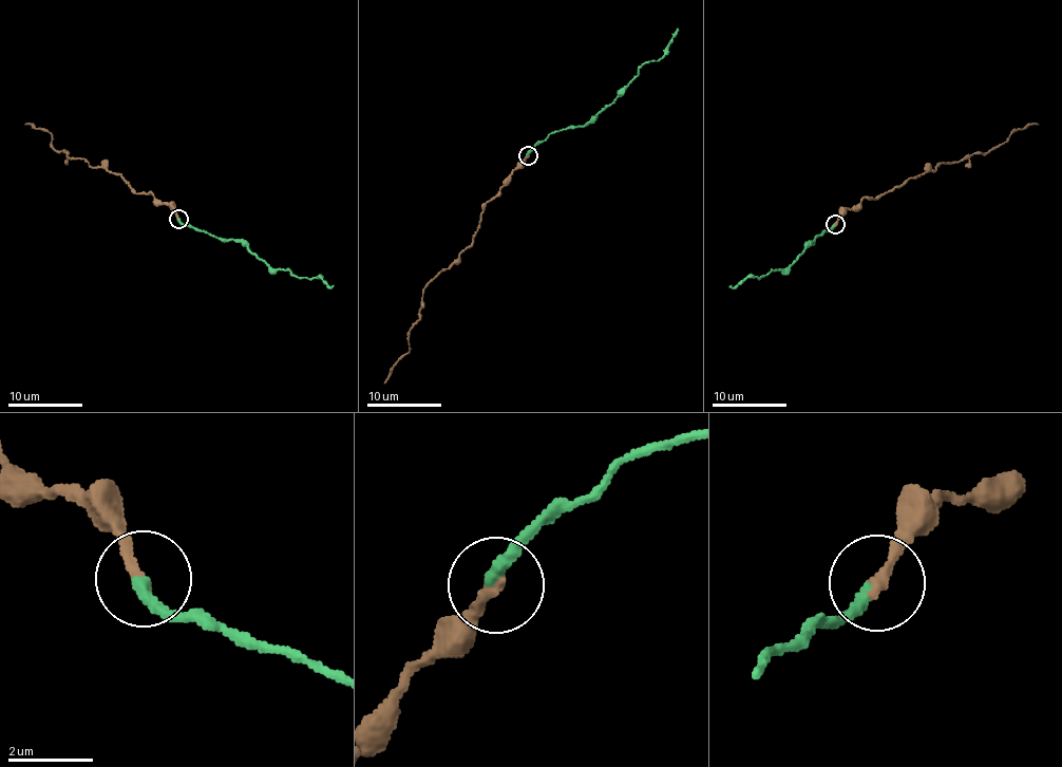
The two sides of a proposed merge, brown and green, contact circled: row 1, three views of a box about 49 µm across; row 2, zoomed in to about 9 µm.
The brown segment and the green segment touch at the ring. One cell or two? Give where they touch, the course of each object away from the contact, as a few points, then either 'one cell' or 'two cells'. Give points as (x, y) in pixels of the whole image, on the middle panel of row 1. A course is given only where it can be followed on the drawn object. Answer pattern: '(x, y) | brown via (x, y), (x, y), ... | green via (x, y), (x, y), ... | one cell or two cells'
(528, 155) | brown via (527, 156), (485, 204), (472, 243), (423, 290), (420, 319), (409, 336), (409, 351), (393, 367), (383, 384) | green via (527, 156), (553, 132), (586, 126), (646, 62), (658, 60), (665, 53), (677, 27) | one cell

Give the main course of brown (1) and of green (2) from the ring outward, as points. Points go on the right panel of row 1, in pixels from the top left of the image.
1: (835, 223), (863, 199), (996, 148), (1023, 127), (1039, 125)
2: (835, 223), (816, 238), (790, 265), (773, 269), (758, 278), (746, 277), (734, 286), (728, 286)

